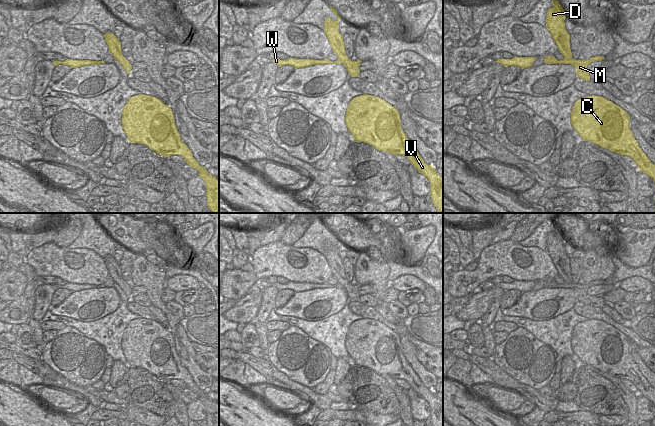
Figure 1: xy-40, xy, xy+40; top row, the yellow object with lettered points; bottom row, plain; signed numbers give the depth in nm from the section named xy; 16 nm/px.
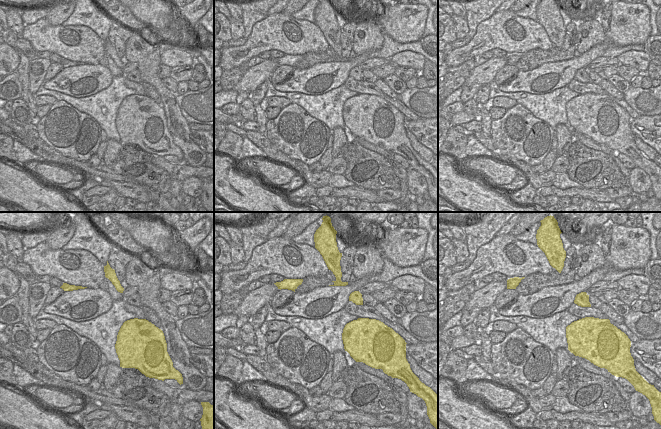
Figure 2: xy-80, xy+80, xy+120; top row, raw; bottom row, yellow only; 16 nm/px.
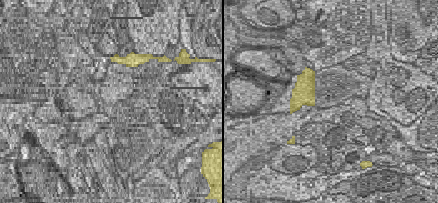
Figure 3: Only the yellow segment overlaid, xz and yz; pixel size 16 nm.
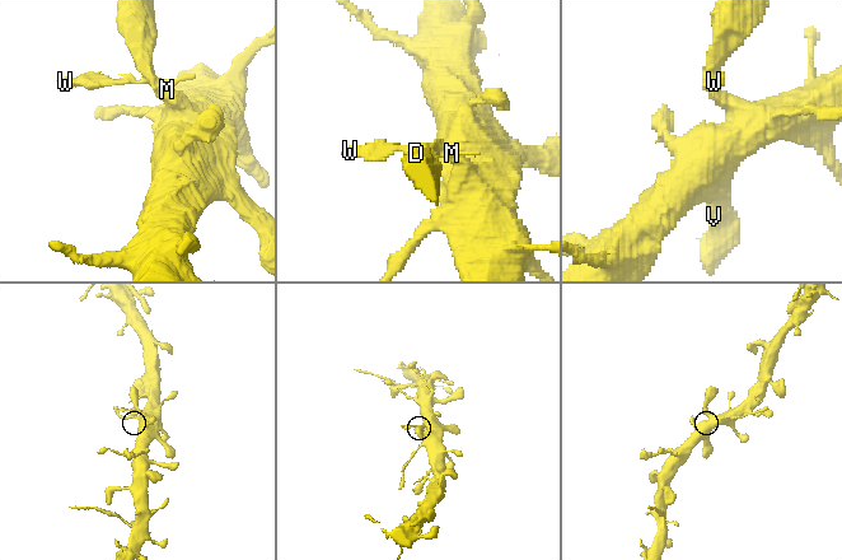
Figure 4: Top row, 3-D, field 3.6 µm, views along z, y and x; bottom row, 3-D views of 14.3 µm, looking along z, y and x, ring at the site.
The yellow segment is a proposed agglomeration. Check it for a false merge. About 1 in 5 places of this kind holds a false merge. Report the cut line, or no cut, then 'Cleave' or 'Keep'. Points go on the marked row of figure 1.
No split. Keep.

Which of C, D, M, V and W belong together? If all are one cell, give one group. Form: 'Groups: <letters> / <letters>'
Groups: C D M V W.

